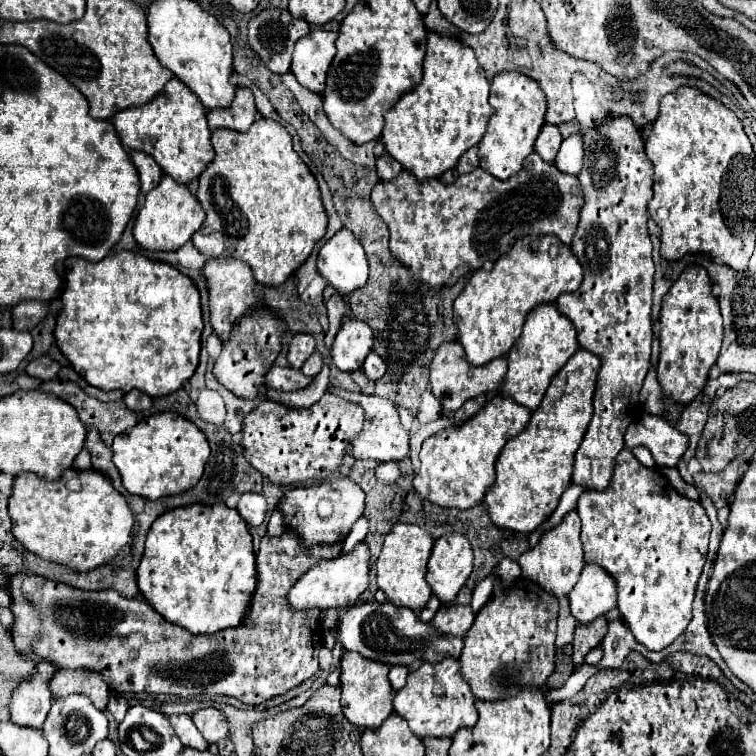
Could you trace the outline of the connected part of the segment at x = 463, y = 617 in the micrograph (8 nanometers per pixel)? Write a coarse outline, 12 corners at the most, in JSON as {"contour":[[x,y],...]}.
{"contour":[[470,605],[442,607],[432,625],[464,637],[476,615]]}

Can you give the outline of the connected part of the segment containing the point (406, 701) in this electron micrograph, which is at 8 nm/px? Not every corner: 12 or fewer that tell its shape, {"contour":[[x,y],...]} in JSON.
{"contour":[[446,657],[394,693],[418,737],[474,727],[476,699]]}

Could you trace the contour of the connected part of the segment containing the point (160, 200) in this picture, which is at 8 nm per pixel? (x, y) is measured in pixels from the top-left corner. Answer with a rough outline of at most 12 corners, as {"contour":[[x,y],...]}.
{"contour":[[164,175],[146,195],[134,239],[176,251],[206,213],[190,189]]}

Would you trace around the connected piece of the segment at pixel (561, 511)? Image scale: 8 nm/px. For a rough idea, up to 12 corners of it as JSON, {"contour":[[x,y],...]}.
{"contour":[[574,483],[563,493],[554,513],[541,525],[544,533],[576,509],[584,488]]}

